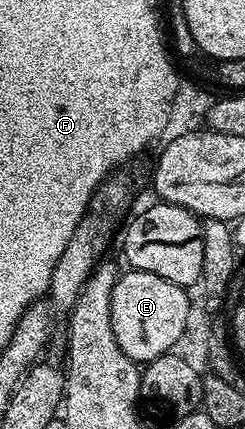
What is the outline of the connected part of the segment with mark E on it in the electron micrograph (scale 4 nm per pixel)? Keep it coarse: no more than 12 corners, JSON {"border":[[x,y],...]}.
{"border":[[124,270],[110,322],[137,365],[184,336],[189,293],[158,274]]}

